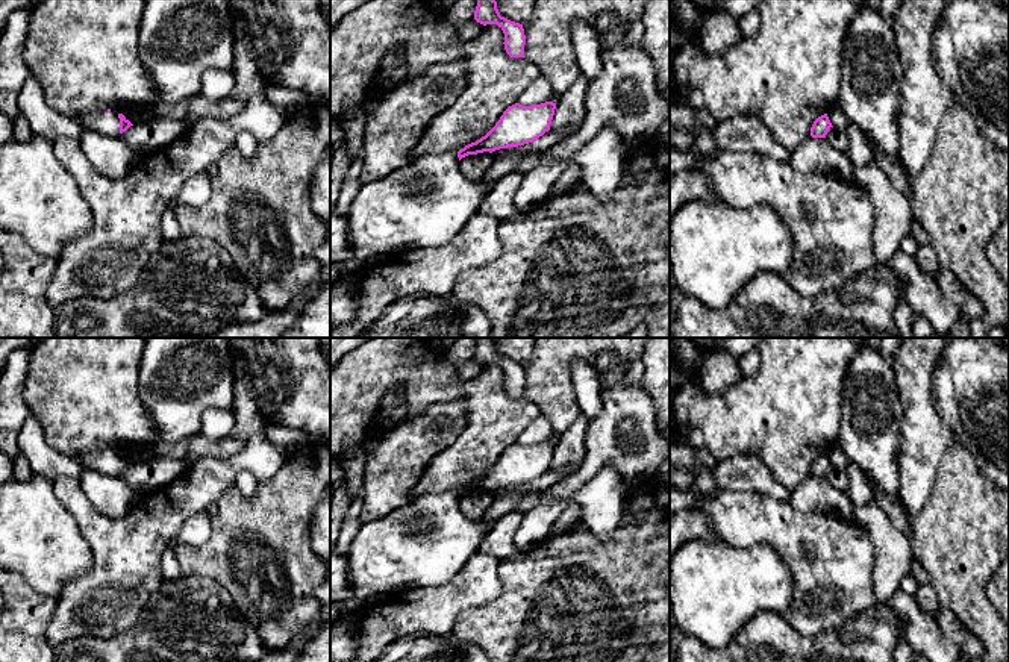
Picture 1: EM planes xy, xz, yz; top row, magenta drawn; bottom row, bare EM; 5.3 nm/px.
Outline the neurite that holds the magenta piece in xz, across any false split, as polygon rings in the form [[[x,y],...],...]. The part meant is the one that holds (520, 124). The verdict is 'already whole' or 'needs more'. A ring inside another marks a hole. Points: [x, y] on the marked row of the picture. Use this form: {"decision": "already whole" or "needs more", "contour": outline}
{"decision": "needs more", "contour": [[[556,103],[509,106],[495,126],[480,139],[442,155],[414,159],[411,164],[382,179],[362,185],[347,215],[350,256],[335,262],[342,279],[355,277],[365,262],[379,254],[414,247],[439,247],[451,242],[470,218],[477,214],[491,191],[485,179],[470,180],[459,168],[462,158],[483,151],[529,144],[545,132],[554,115]]]}

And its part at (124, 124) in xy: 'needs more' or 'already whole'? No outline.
needs more

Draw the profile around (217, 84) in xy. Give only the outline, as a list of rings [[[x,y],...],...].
[[[209,70],[203,76],[198,94],[208,101],[221,101],[232,92],[233,86],[233,71]]]

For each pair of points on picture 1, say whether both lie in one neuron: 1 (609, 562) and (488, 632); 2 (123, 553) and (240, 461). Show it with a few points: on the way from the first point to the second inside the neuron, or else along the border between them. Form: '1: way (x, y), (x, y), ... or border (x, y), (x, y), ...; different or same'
1: way (579, 561), (553, 567), (518, 602); same
2: way (152, 524), (161, 515), (181, 514), (211, 484); same

